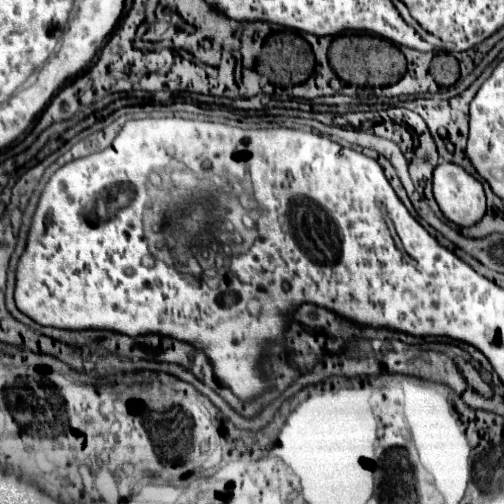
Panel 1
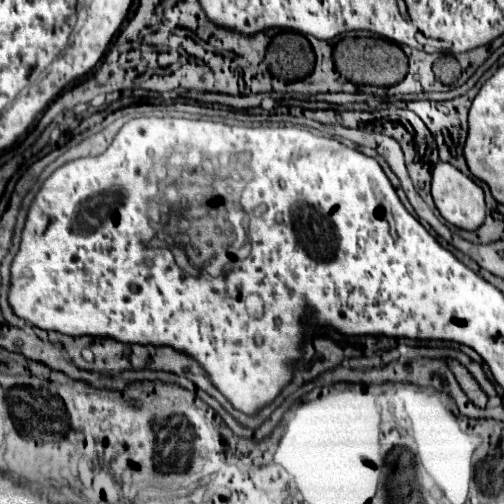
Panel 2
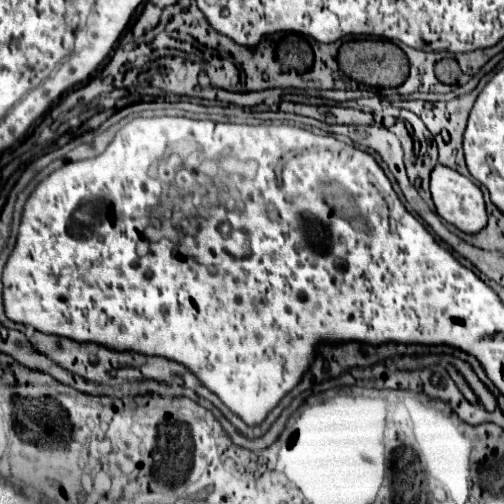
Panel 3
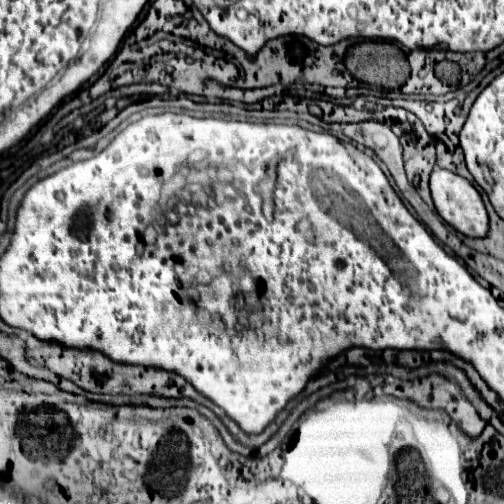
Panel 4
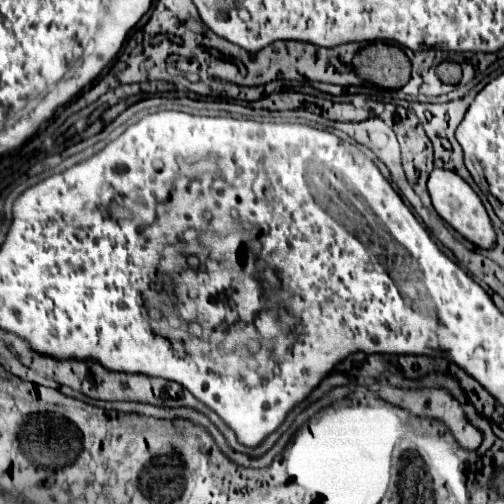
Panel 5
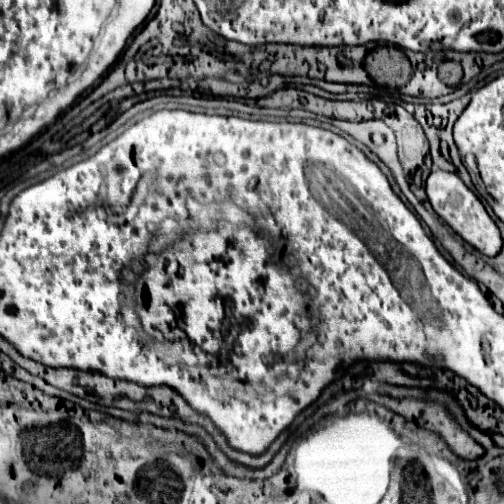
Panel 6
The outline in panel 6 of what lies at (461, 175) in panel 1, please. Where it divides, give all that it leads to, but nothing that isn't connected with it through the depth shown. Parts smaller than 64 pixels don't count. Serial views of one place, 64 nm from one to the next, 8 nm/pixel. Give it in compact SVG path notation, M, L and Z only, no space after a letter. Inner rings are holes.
M432 170L432 174L426 180L426 194L434 212L470 246L474 246L478 252L486 256L496 256L500 252L502 238L500 238L498 226L492 222L484 204L478 200L478 196L460 180L460 176L446 170Z

